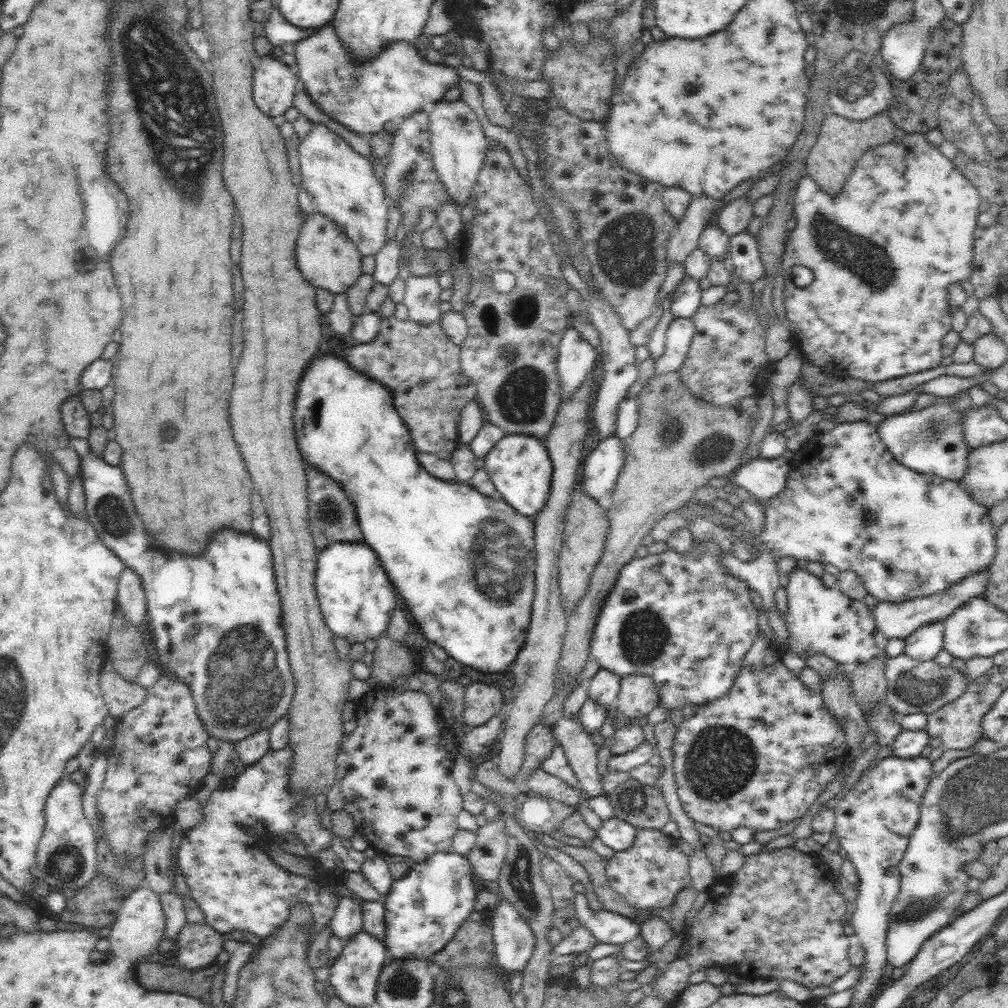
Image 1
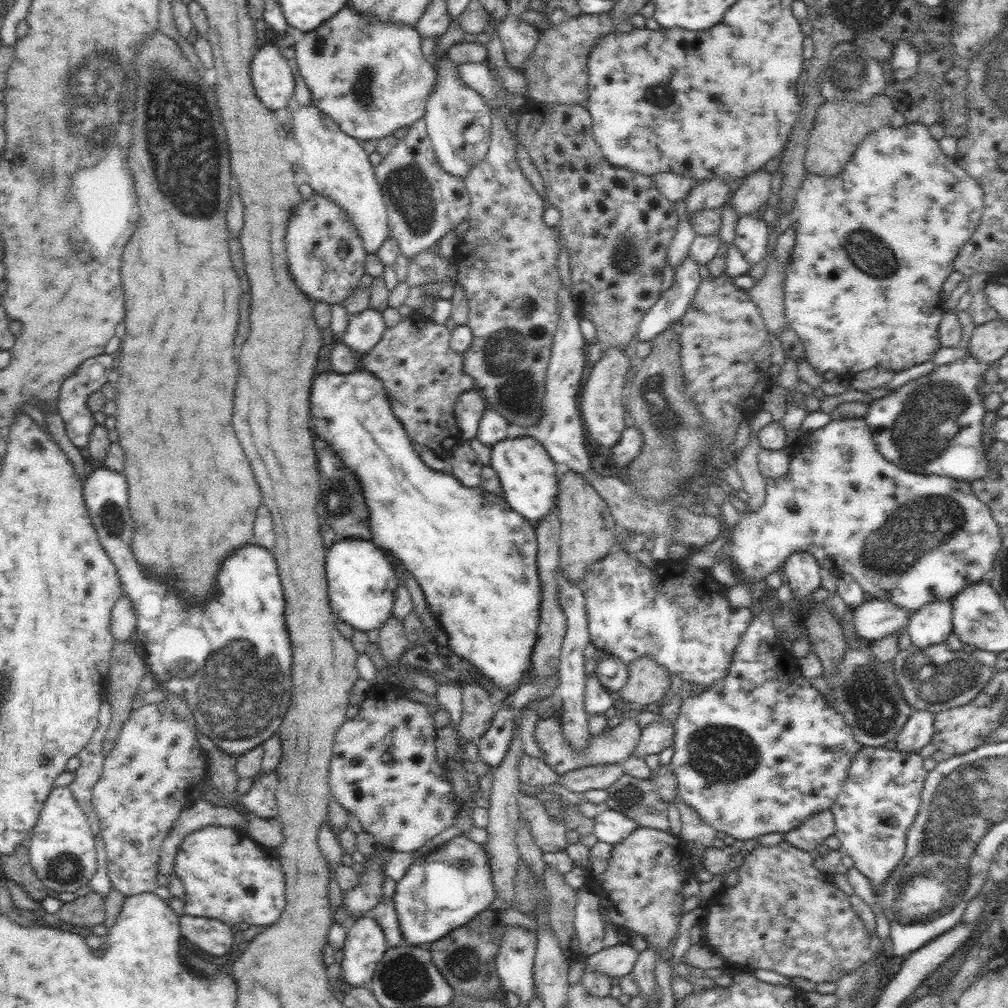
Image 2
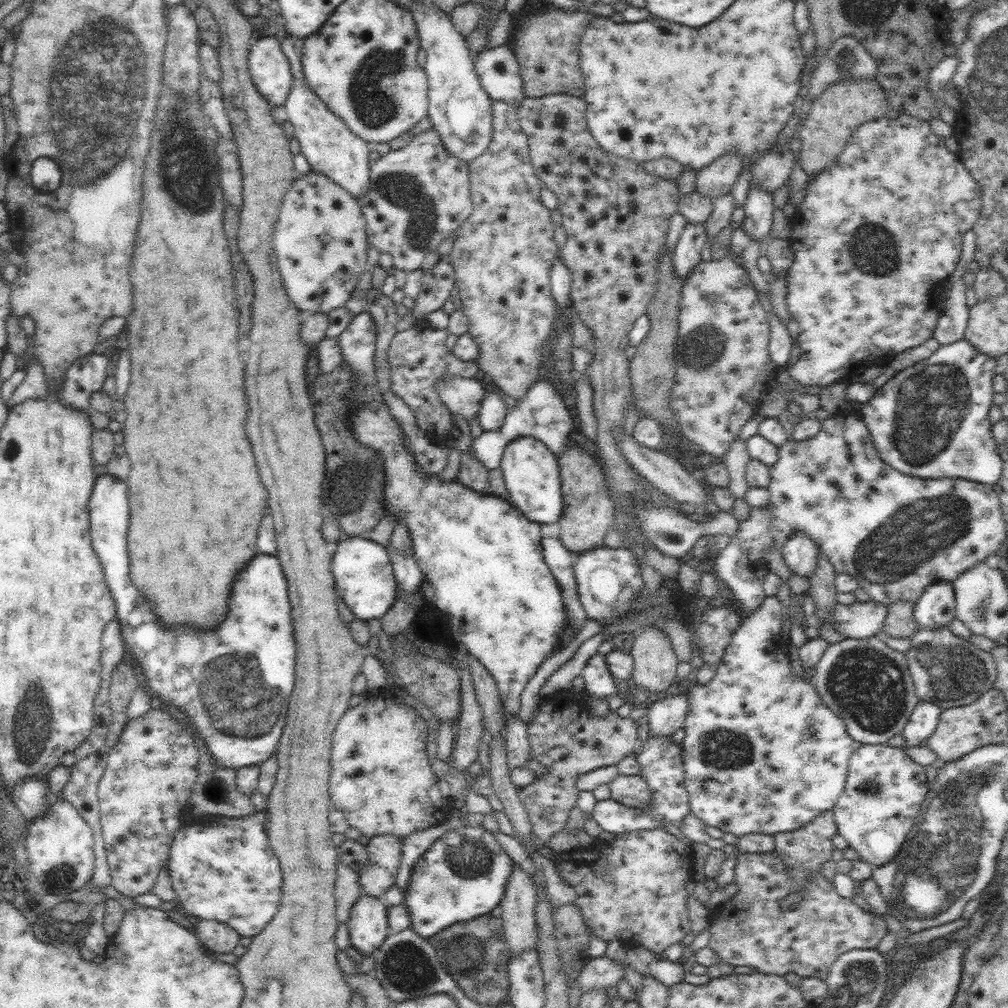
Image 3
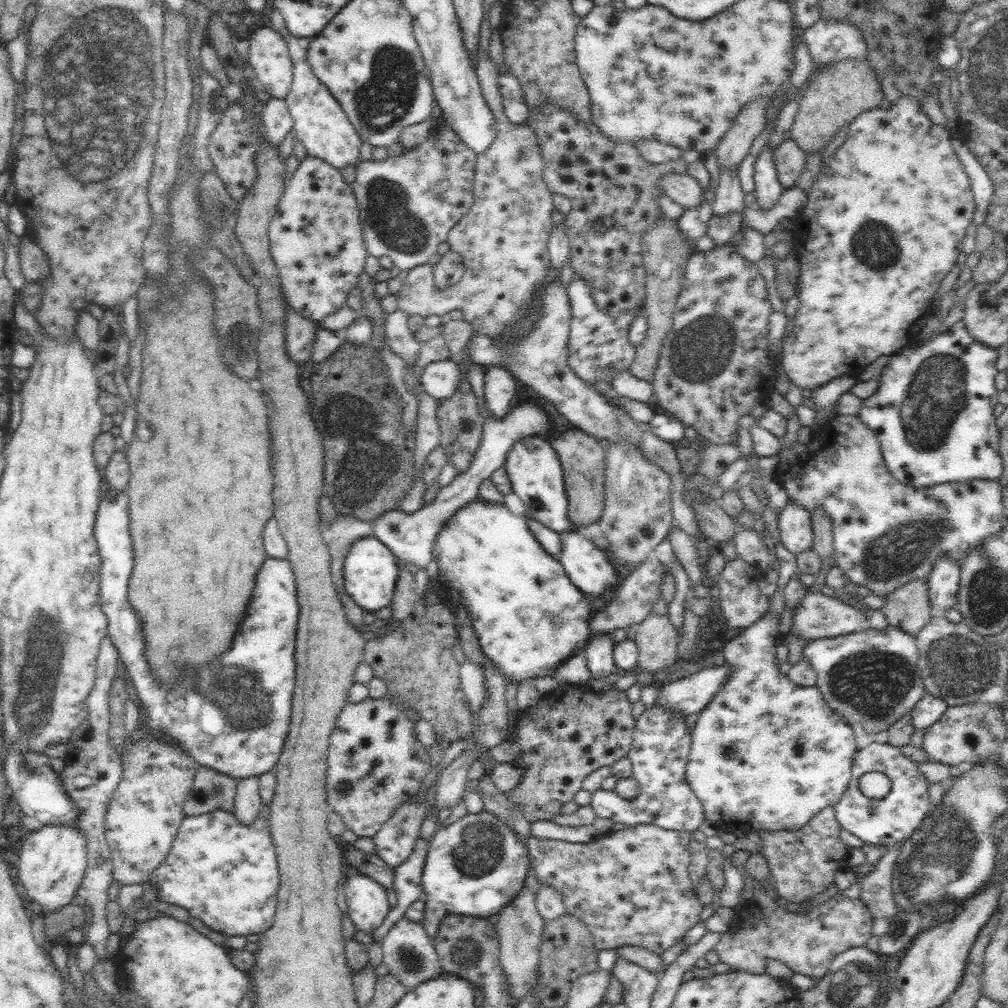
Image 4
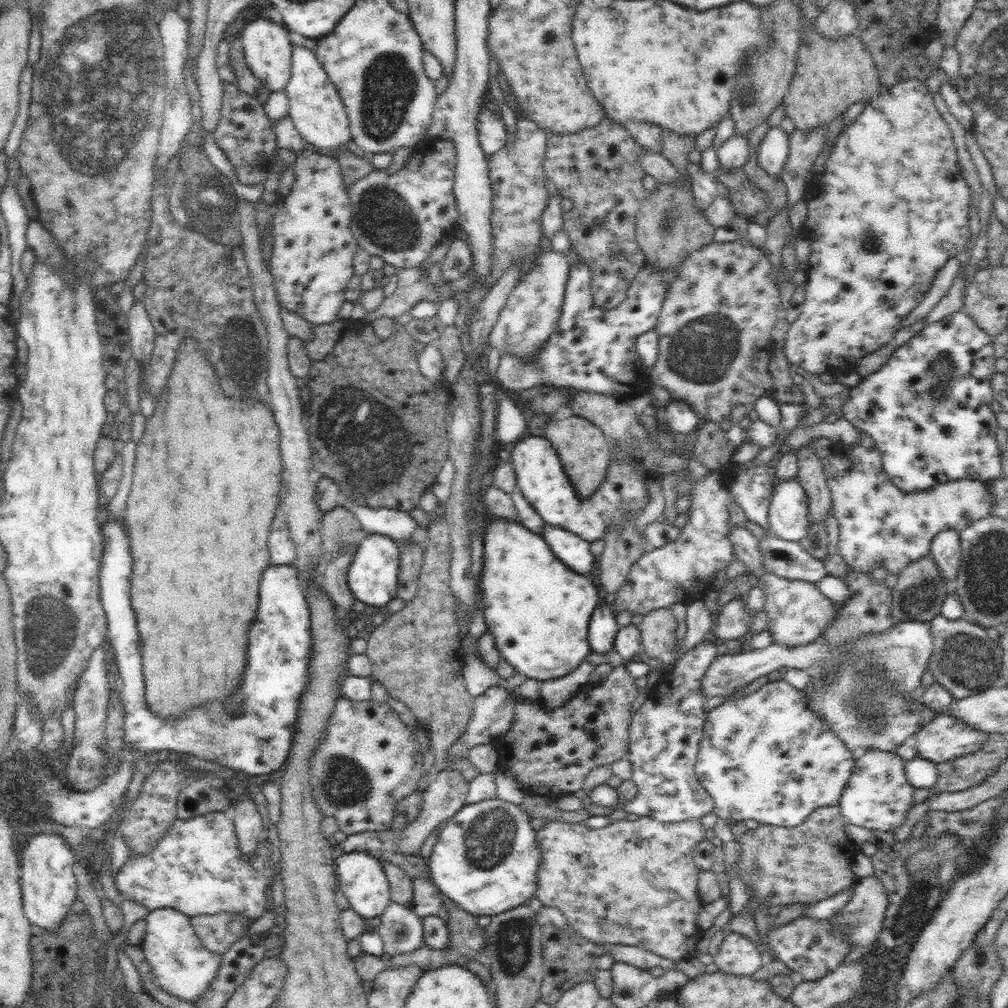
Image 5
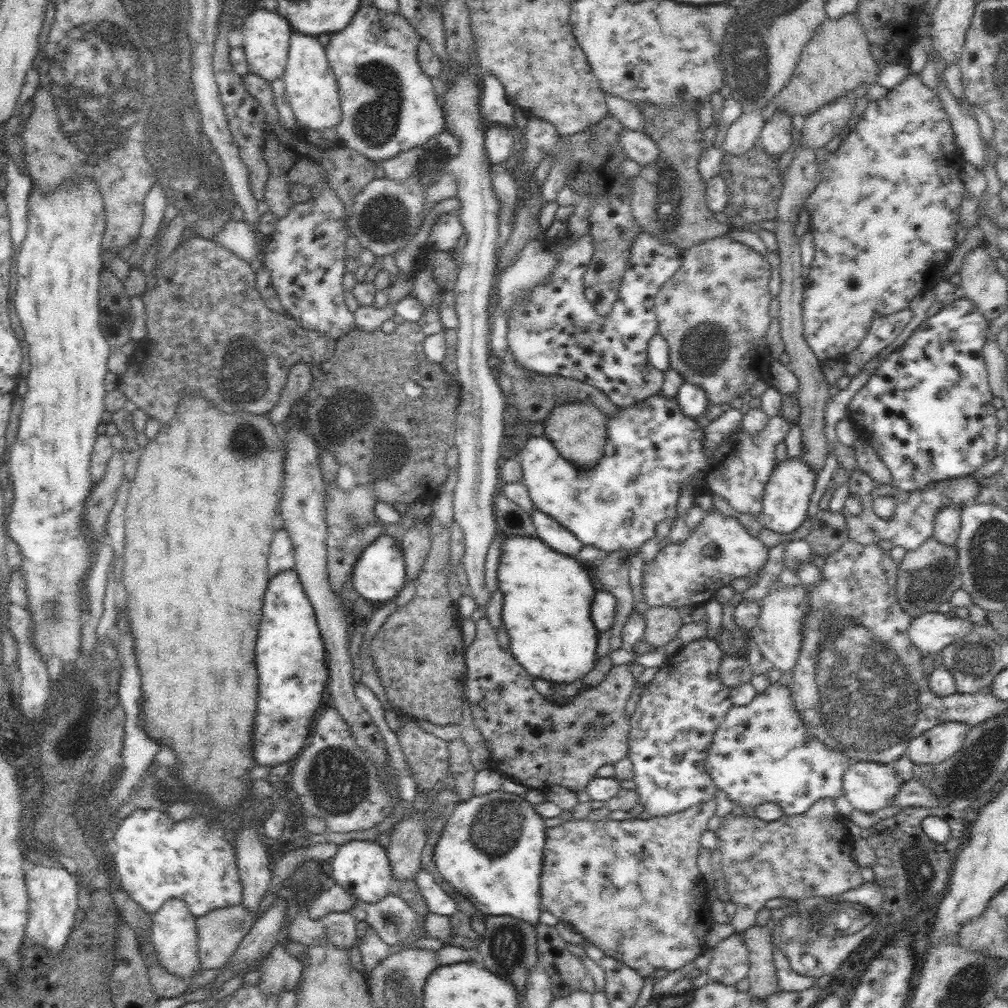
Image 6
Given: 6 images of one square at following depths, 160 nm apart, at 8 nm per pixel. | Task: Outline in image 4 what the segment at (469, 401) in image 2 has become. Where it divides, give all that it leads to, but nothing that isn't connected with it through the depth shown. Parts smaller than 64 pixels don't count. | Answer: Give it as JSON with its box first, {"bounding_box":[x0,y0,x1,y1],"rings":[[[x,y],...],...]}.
{"bounding_box":[419,358,460,402],"rings":[[[451,358],[431,362],[419,376],[419,382],[437,402],[450,399],[458,388],[460,369]]]}

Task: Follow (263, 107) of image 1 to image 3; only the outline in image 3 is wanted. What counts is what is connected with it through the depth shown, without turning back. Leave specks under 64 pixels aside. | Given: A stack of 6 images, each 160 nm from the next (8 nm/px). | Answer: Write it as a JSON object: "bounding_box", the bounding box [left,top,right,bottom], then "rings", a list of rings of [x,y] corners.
{"bounding_box":[248,36,294,105],"rings":[[[266,36],[251,45],[248,68],[258,92],[271,104],[284,105],[294,79],[290,62],[274,36]]]}

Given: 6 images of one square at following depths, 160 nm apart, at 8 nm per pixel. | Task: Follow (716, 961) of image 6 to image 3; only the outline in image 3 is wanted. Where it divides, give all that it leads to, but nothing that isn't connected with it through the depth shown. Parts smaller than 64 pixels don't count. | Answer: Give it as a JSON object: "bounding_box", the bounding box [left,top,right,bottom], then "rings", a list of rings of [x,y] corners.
{"bounding_box":[707,851,887,980],"rings":[[[771,851],[770,853],[742,853],[738,852],[737,855],[737,863],[736,869],[734,871],[734,879],[737,879],[737,885],[739,887],[738,893],[735,894],[729,901],[720,904],[718,907],[713,909],[710,914],[710,940],[707,944],[712,950],[716,951],[716,954],[719,956],[719,960],[721,962],[725,962],[728,964],[732,964],[736,966],[750,966],[755,968],[757,972],[768,974],[776,974],[782,976],[788,972],[795,972],[800,976],[813,976],[814,978],[821,978],[825,980],[830,972],[832,964],[842,956],[845,952],[849,950],[854,950],[855,948],[866,948],[866,949],[876,949],[878,944],[880,944],[880,940],[886,936],[887,923],[882,920],[882,917],[878,917],[878,915],[872,915],[868,913],[866,910],[862,909],[858,904],[855,904],[851,901],[850,898],[840,897],[836,888],[834,886],[833,881],[829,881],[818,871],[816,876],[814,876],[814,880],[812,882],[808,882],[806,887],[804,887],[802,891],[802,898],[800,898],[800,902],[798,904],[794,904],[792,906],[788,906],[786,910],[782,910],[780,908],[780,900],[784,900],[786,896],[792,894],[793,892],[798,892],[799,888],[794,886],[794,882],[792,882],[792,873],[791,868],[787,867],[783,860],[779,857],[779,854],[776,851]]]}

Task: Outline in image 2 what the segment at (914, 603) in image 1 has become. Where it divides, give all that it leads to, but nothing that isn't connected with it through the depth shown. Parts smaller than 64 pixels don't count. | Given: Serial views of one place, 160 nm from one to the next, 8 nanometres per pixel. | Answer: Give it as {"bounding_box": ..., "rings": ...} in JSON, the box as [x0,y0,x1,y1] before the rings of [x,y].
{"bounding_box":[851,599,910,643],"rings":[[[880,599],[865,601],[851,611],[854,614],[852,626],[857,636],[870,643],[894,635],[898,631],[904,632],[910,620],[910,611],[906,608]]]}

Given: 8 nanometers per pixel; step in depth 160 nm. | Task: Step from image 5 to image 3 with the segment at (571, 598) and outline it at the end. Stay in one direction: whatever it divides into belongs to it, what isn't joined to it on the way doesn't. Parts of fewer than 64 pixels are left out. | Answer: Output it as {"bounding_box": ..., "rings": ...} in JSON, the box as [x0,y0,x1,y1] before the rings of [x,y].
{"bounding_box":[338,311,566,714],"rings":[[[362,311],[357,314],[350,321],[350,324],[346,327],[346,330],[342,331],[342,334],[338,337],[338,344],[340,345],[343,360],[349,364],[351,371],[353,372],[354,382],[354,399],[360,403],[350,412],[351,422],[351,432],[353,432],[355,438],[361,442],[364,446],[369,446],[374,450],[379,450],[381,454],[381,459],[383,460],[383,467],[385,472],[385,489],[383,494],[385,494],[385,510],[386,513],[391,512],[395,516],[395,524],[397,521],[404,522],[408,527],[409,536],[412,540],[412,547],[414,550],[413,557],[416,559],[417,567],[421,570],[424,575],[425,581],[430,582],[432,588],[434,588],[434,598],[433,601],[436,607],[440,611],[446,614],[448,617],[448,623],[453,629],[452,637],[457,644],[462,644],[464,649],[469,652],[472,657],[476,657],[486,670],[490,672],[490,675],[494,678],[496,685],[499,690],[499,695],[503,704],[503,710],[506,714],[512,712],[517,714],[521,709],[521,694],[524,687],[530,680],[535,676],[536,672],[540,668],[540,664],[543,664],[546,660],[546,656],[550,656],[553,649],[559,642],[560,633],[564,632],[564,622],[566,622],[566,605],[564,605],[564,599],[562,599],[562,592],[560,590],[560,585],[558,581],[554,578],[552,572],[548,568],[548,565],[543,559],[543,550],[541,545],[540,536],[540,523],[532,522],[526,518],[525,514],[521,513],[516,506],[512,504],[509,499],[503,499],[494,494],[479,493],[467,486],[464,486],[458,480],[453,480],[449,483],[442,482],[436,475],[425,477],[420,471],[413,454],[408,453],[406,446],[404,446],[403,438],[405,434],[403,433],[402,427],[396,422],[393,414],[390,412],[388,406],[384,403],[384,398],[382,398],[381,390],[378,384],[378,379],[376,376],[376,365],[375,365],[375,346],[377,343],[377,328],[373,316],[366,311]]]}

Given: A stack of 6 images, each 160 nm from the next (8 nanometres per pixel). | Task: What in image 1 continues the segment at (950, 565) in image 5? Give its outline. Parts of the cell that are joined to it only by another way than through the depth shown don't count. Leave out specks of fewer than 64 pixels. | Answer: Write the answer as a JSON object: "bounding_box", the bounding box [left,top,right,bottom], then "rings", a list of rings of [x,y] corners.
{"bounding_box":[903,622,944,661],"rings":[[[944,622],[922,625],[905,639],[903,654],[918,661],[932,661],[944,646]]]}

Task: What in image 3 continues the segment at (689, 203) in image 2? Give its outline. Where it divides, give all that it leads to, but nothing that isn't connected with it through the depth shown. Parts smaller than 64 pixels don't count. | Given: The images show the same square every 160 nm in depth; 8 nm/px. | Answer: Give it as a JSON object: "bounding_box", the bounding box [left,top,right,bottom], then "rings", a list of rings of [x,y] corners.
{"bounding_box":[695,153,746,202],"rings":[[[728,153],[697,171],[695,190],[714,202],[714,199],[731,192],[745,166],[746,161],[738,153]]]}

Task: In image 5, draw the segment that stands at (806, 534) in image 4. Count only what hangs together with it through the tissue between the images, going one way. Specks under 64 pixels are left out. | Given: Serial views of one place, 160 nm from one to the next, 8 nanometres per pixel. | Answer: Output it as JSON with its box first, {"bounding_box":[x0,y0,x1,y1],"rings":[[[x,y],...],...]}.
{"bounding_box":[769,478,811,542],"rings":[[[797,478],[777,480],[769,506],[770,531],[796,542],[808,534],[811,525],[807,494]]]}

